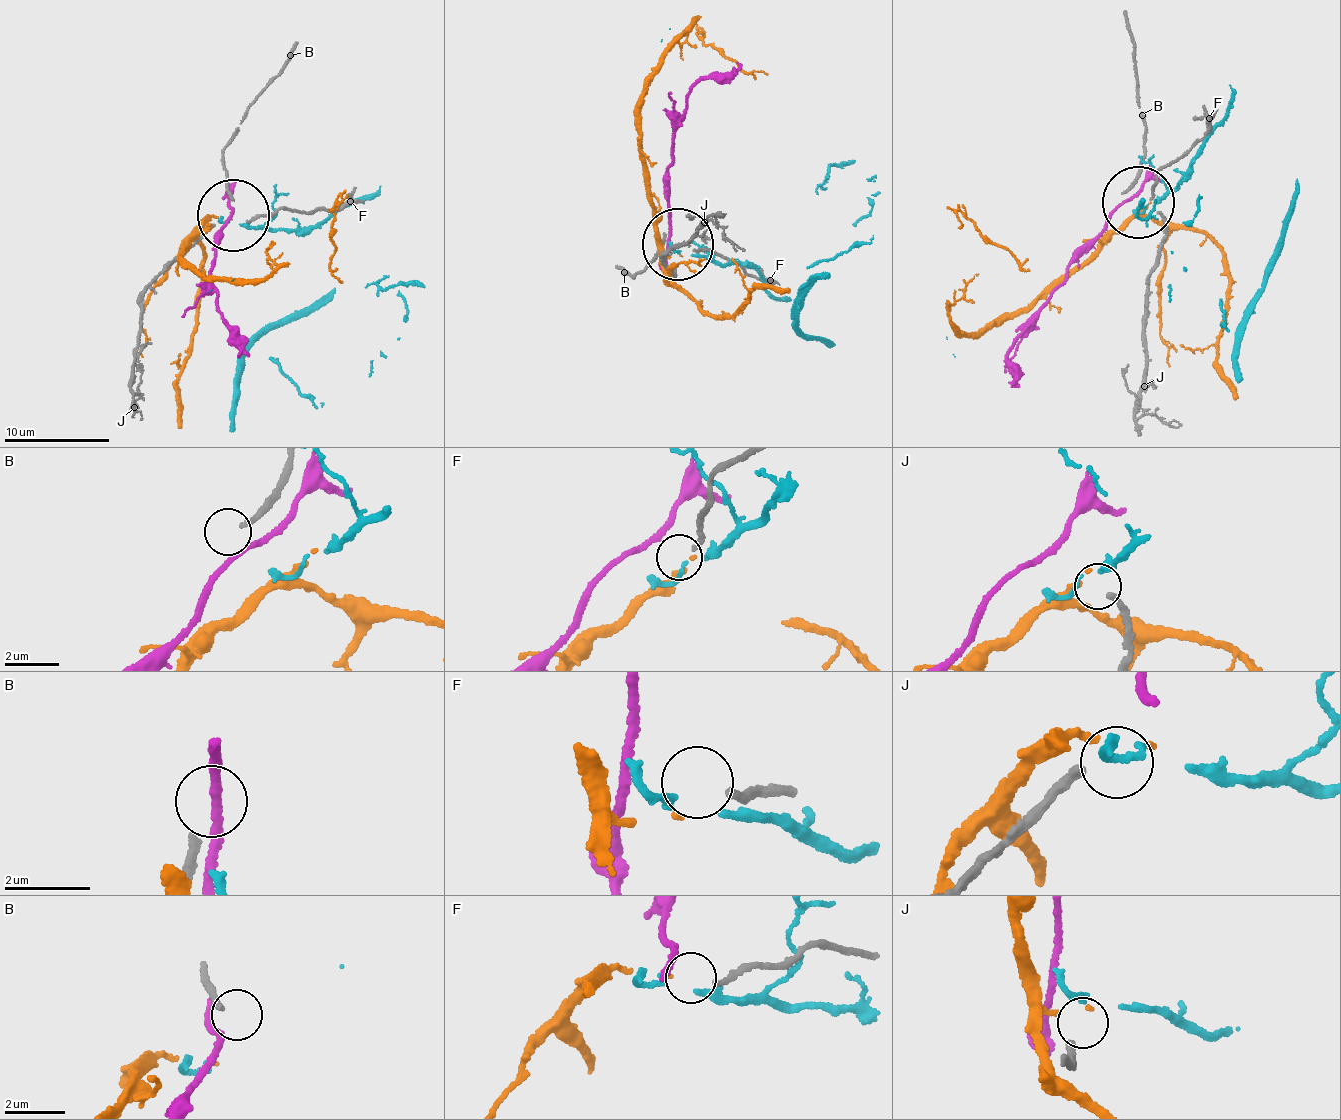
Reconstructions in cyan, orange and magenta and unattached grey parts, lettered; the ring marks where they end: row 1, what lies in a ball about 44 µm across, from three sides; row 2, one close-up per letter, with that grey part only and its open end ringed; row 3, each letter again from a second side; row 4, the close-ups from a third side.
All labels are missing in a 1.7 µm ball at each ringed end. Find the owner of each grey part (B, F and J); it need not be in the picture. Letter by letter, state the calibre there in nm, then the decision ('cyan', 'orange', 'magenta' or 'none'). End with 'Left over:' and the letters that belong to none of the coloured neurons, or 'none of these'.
B: calibre 180 nm; none
F: calibre 190 nm; orange
J: calibre 220 nm; cyan
Left over: B

